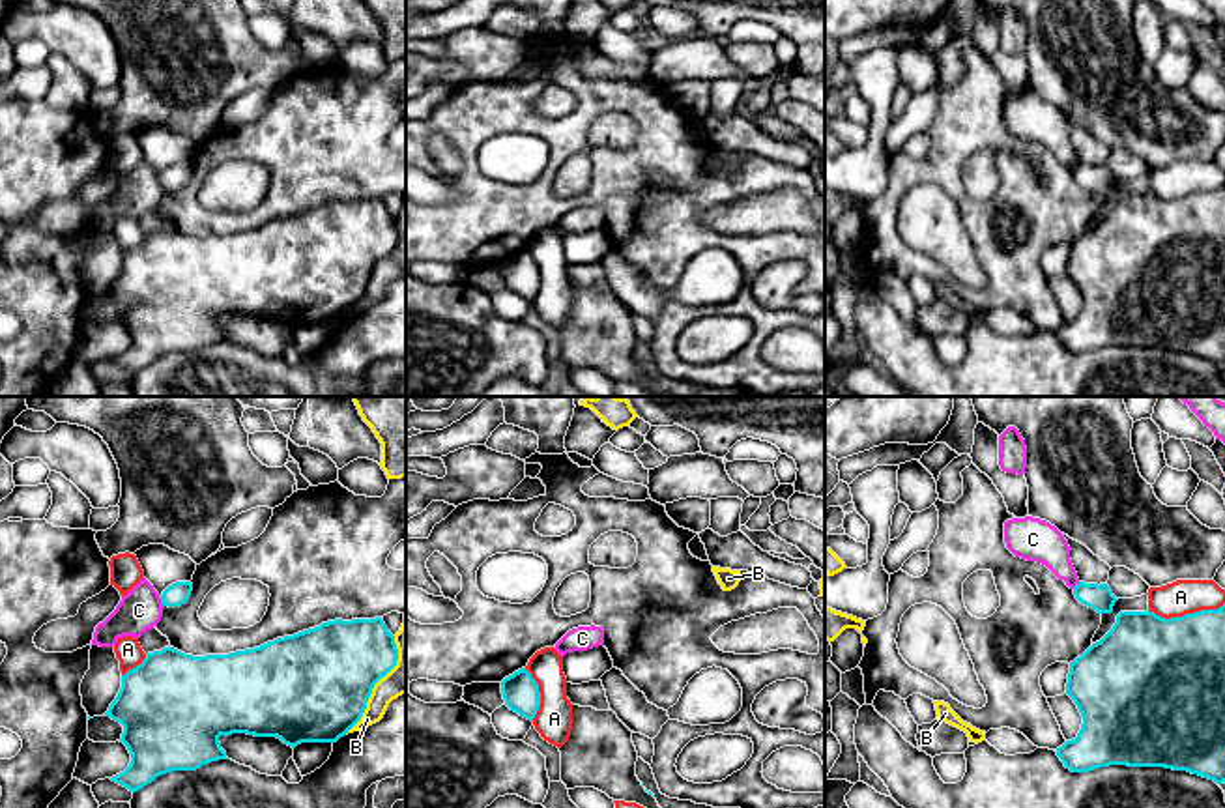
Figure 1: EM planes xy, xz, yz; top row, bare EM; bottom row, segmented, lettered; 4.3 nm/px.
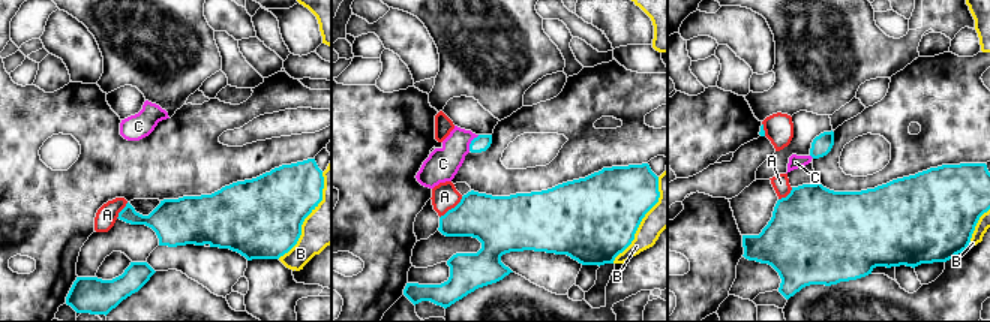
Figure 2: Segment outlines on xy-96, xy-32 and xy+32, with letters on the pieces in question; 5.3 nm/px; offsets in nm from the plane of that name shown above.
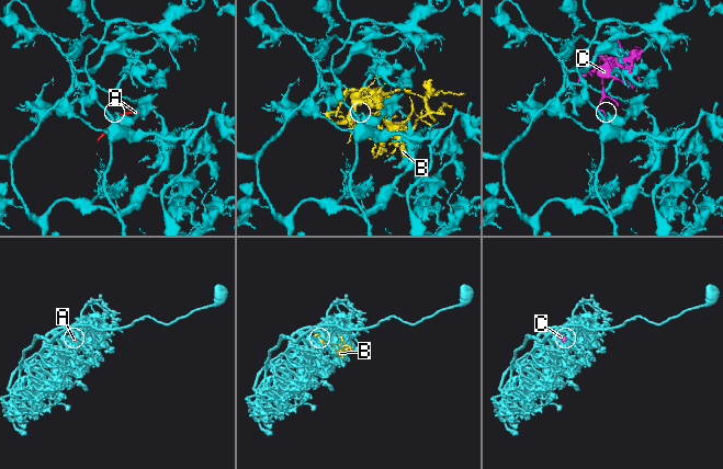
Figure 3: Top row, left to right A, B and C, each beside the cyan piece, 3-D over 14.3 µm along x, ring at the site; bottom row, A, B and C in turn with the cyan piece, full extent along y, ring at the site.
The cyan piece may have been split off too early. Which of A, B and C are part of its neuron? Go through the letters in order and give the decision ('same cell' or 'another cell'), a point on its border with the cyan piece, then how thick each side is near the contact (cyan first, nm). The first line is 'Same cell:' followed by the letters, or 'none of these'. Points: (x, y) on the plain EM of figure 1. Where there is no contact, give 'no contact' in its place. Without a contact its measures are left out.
Same cell: none of these
A: another cell; meets cyan in yz at (1186, 195); 440 nm thick on the cyan side, 150 nm on the other
B: another cell; meets cyan in xy at (374, 264); 460 nm thick on the cyan side, 140 nm on the other
C: another cell; meets cyan in xy at (161, 182); 100 nm thick on the cyan side, 180 nm on the other

